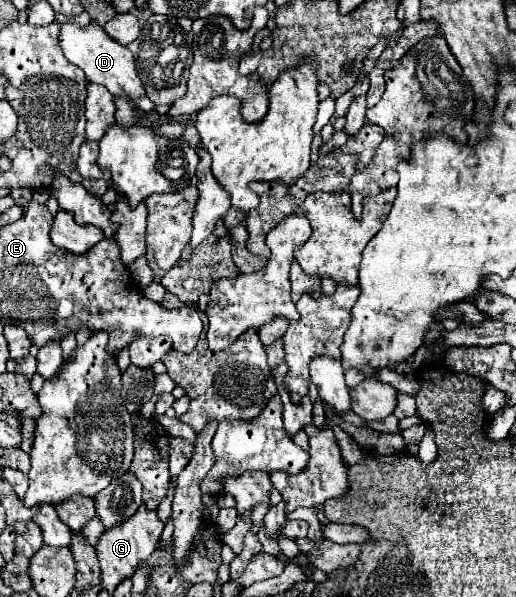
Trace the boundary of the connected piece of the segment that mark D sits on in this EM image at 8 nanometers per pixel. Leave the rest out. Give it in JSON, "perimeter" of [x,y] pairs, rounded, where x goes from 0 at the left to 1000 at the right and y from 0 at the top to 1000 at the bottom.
{"perimeter":[[[143,37],[116,40],[116,77],[124,84],[124,94],[140,107],[147,107],[151,114],[163,117],[171,137],[198,141],[221,161],[244,161],[248,168],[260,168],[260,164],[271,164],[283,157],[279,144],[267,131],[256,87],[244,77],[217,67],[194,40],[186,40],[186,37],[174,37],[171,44],[151,44]]]}

